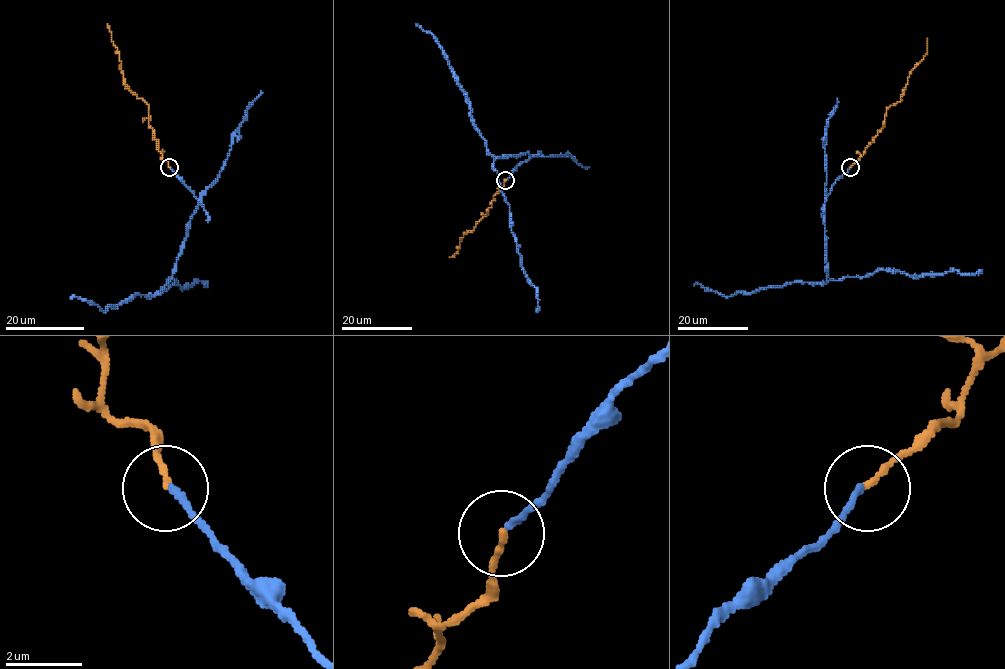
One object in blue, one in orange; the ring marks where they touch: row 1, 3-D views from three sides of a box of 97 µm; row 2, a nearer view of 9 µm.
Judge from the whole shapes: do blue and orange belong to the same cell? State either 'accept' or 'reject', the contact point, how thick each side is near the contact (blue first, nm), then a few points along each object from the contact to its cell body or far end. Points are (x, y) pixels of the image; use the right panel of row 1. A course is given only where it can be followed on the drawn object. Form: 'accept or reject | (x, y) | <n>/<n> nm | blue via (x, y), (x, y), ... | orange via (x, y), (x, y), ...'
reject | (850, 167) | 170/180 nm | blue via (850, 168), (836, 181), (823, 206), (828, 280), (870, 275), (879, 269), (913, 276), (981, 270) | orange via (851, 168), (881, 129), (886, 111), (901, 99), (910, 72), (927, 54), (927, 38)

